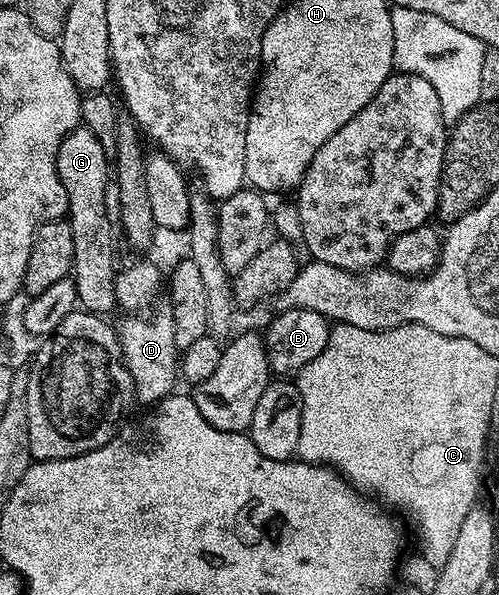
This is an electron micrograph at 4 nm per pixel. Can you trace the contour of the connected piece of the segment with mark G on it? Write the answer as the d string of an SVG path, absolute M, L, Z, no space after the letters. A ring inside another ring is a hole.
M83 124L79 125L70 134L64 136L59 144L58 154L55 158L55 170L59 181L67 196L68 210L66 219L73 235L74 258L72 259L72 281L76 288L77 301L85 311L93 315L108 316L113 309L117 309L114 286L116 285L114 266L114 236L112 234L112 221L106 214L105 192L110 182L110 158L102 149L102 142L98 141L93 132Z

